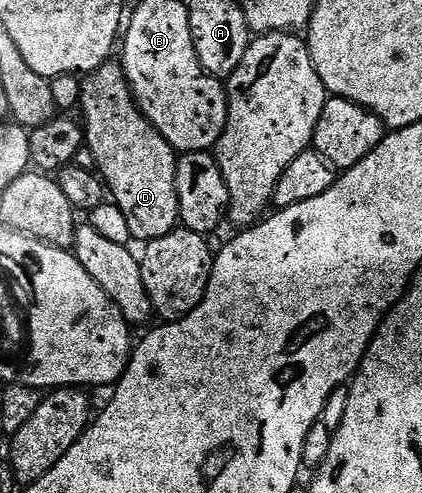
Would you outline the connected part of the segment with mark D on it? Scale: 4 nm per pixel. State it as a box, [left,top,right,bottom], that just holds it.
[80,62,181,242]

